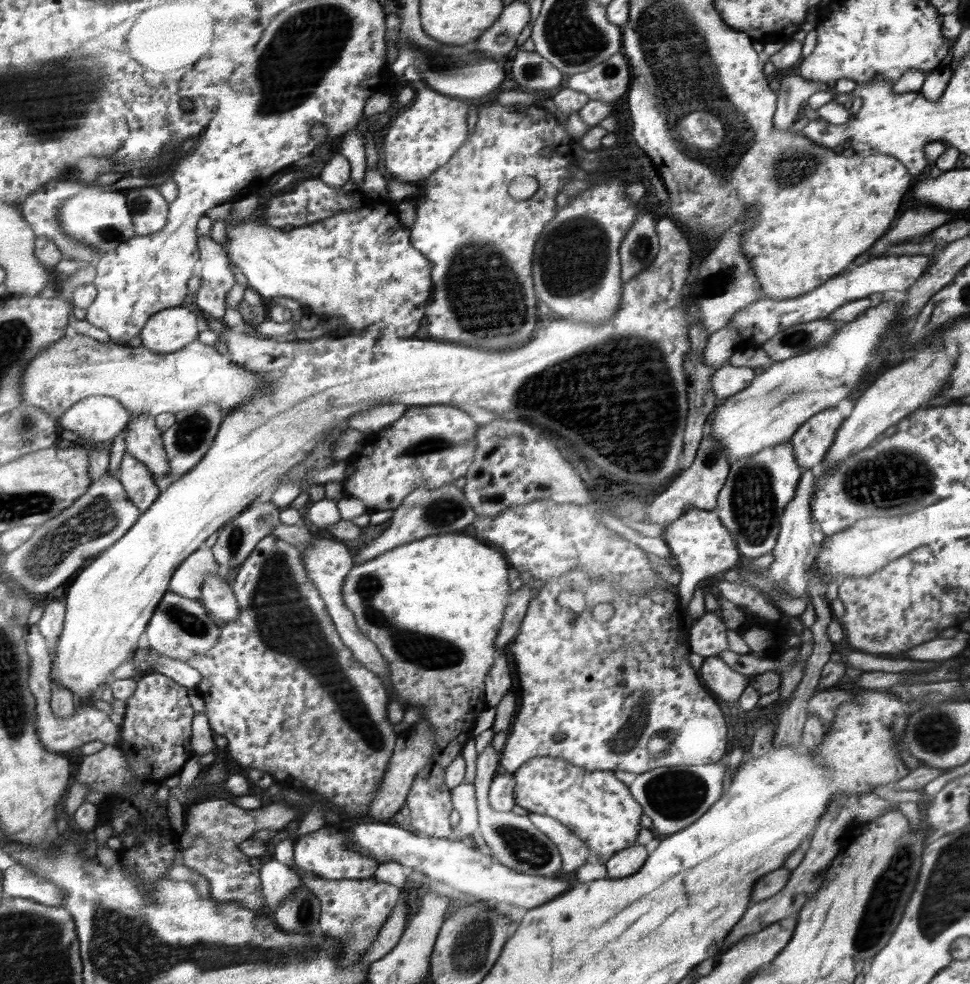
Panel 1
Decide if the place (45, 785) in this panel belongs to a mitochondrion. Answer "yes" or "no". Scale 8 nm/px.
no

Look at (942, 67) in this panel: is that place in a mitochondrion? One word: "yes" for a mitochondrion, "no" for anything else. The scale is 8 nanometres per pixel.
no

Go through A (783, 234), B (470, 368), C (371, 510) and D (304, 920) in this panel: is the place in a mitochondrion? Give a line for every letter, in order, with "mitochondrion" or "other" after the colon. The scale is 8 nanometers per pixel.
A: other
B: other
C: other
D: mitochondrion

